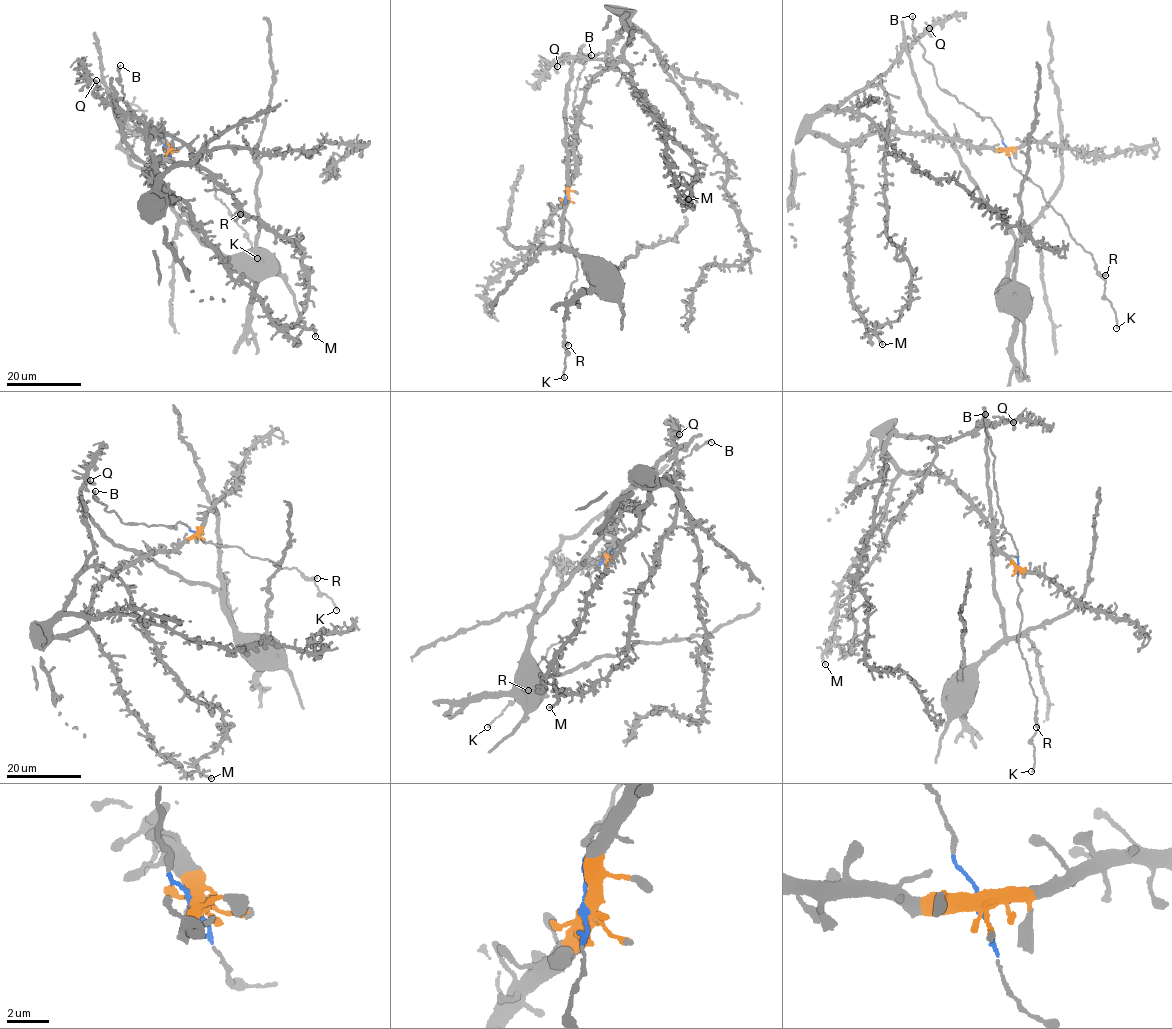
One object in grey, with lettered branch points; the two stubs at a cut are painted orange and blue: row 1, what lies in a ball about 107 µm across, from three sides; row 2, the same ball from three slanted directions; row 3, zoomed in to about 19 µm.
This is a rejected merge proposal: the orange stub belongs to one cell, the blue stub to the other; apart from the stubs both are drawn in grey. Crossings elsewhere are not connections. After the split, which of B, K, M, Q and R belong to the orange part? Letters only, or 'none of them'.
M, Q

